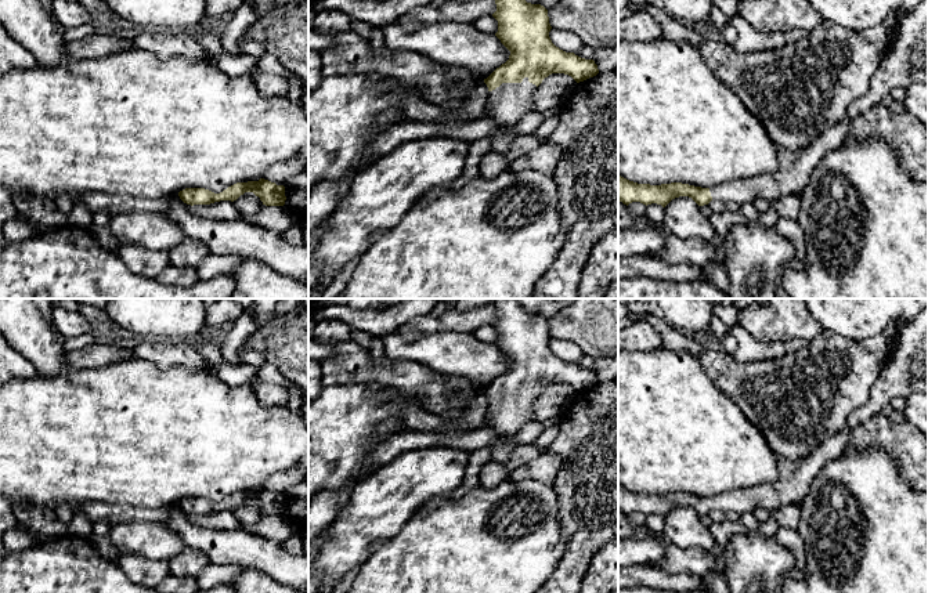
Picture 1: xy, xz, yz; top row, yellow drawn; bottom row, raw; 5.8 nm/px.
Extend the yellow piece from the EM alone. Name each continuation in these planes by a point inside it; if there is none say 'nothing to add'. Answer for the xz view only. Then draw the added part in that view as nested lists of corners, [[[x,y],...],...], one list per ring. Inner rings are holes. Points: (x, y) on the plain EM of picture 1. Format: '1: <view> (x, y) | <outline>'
1: xz (506, 413) | [[[524,387],[521,393],[502,393],[495,399],[488,401],[485,408],[487,429],[498,438],[494,445],[488,446],[491,463],[506,464],[509,462],[517,446],[514,435],[530,422],[535,399],[537,395]]]

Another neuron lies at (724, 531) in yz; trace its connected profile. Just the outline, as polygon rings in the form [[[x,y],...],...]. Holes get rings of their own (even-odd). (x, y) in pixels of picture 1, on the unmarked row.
[[[736,517],[714,523],[711,529],[719,549],[723,549],[734,535],[747,532],[745,527]]]

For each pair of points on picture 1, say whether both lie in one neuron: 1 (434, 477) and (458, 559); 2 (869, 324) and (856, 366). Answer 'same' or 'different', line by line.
1: different
2: different

